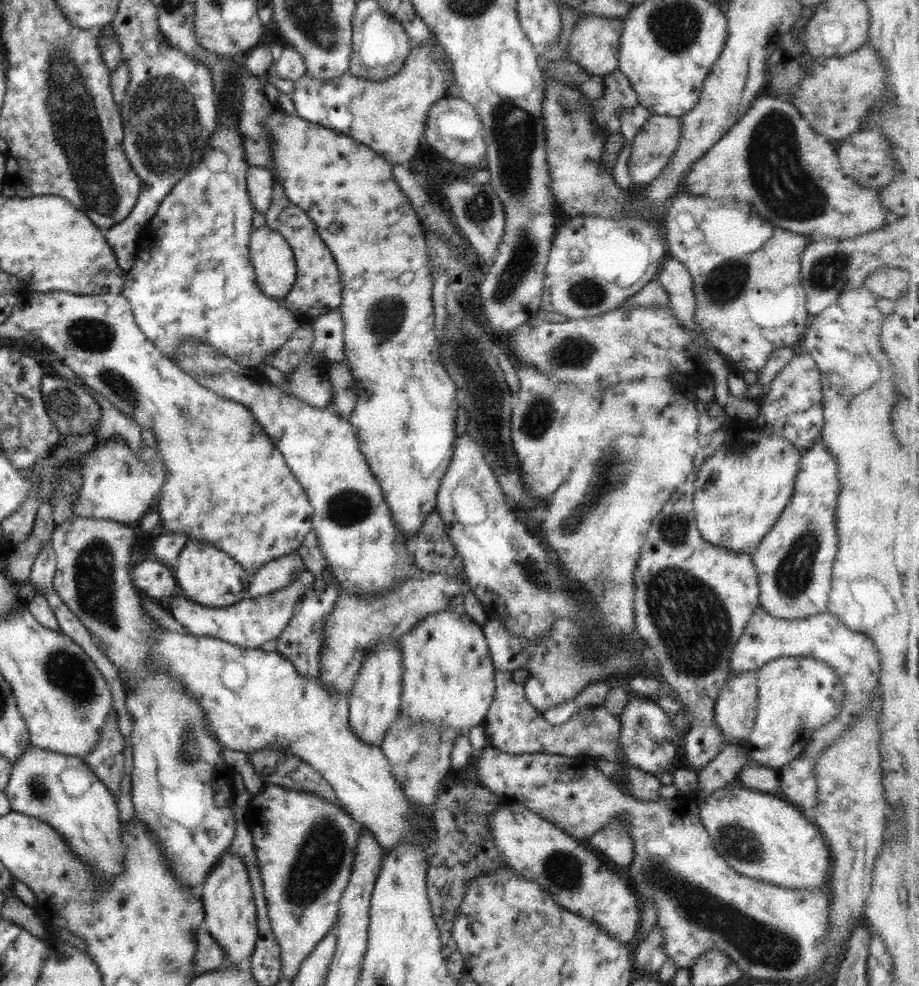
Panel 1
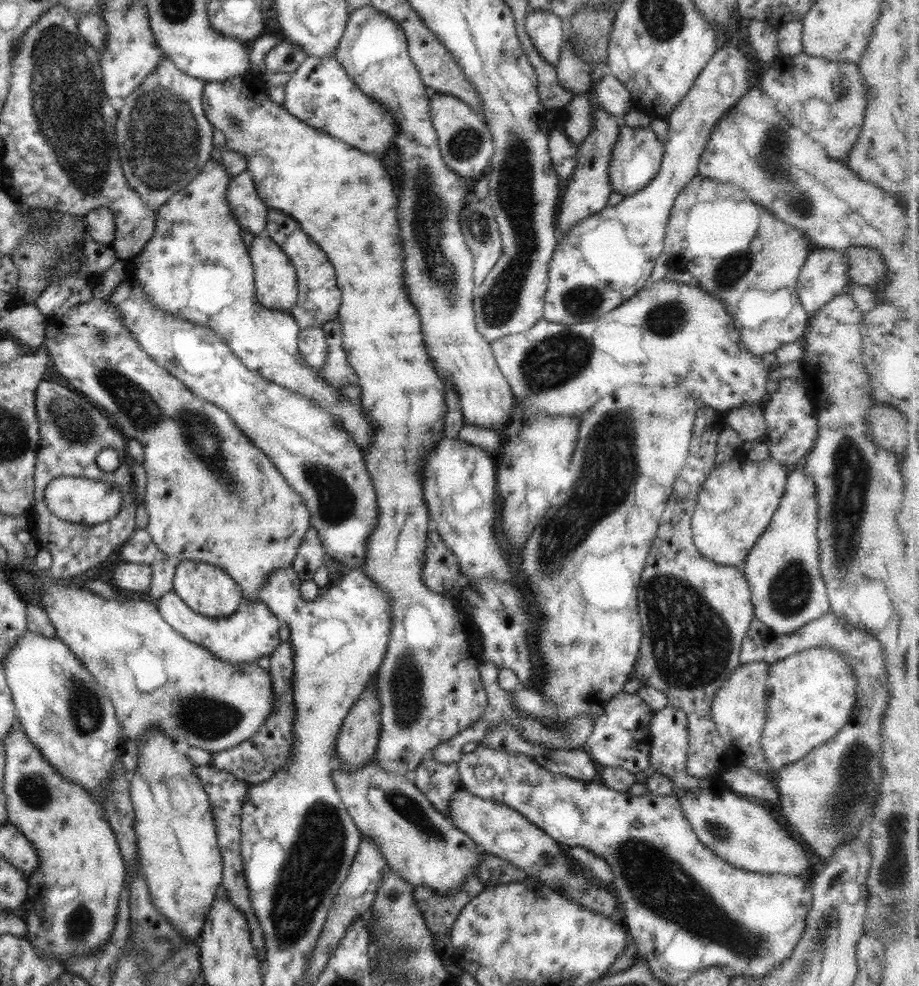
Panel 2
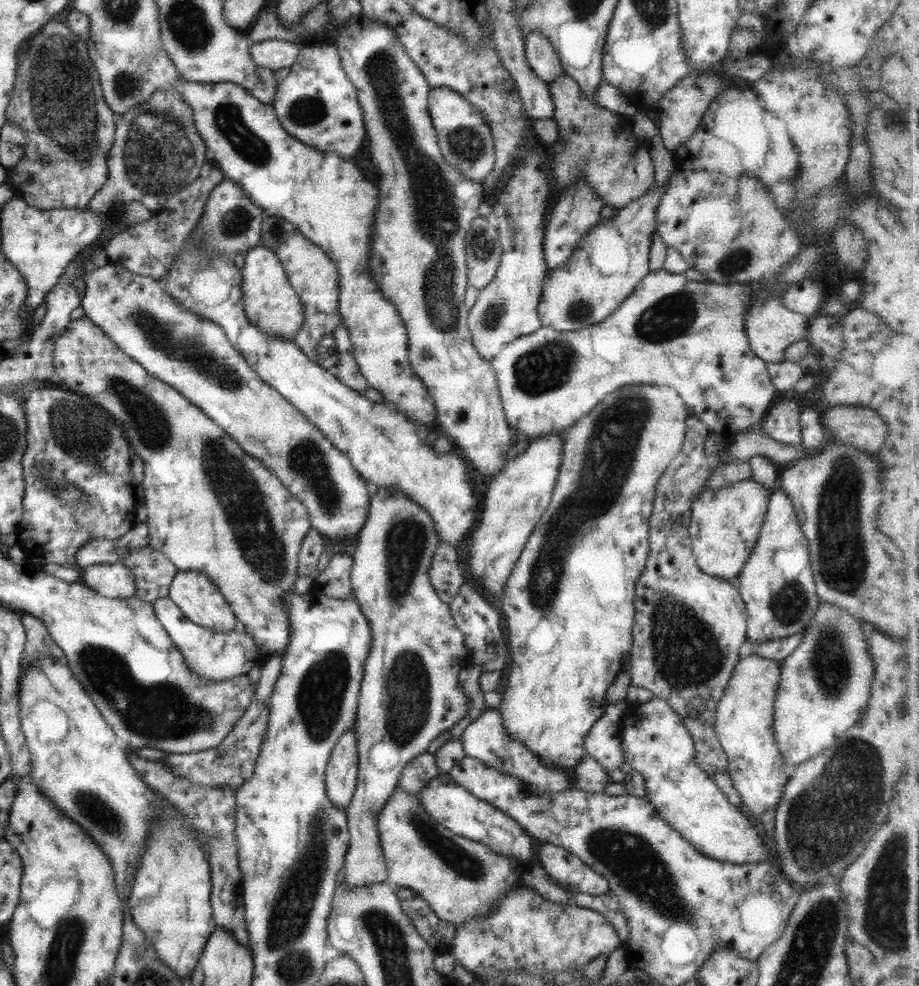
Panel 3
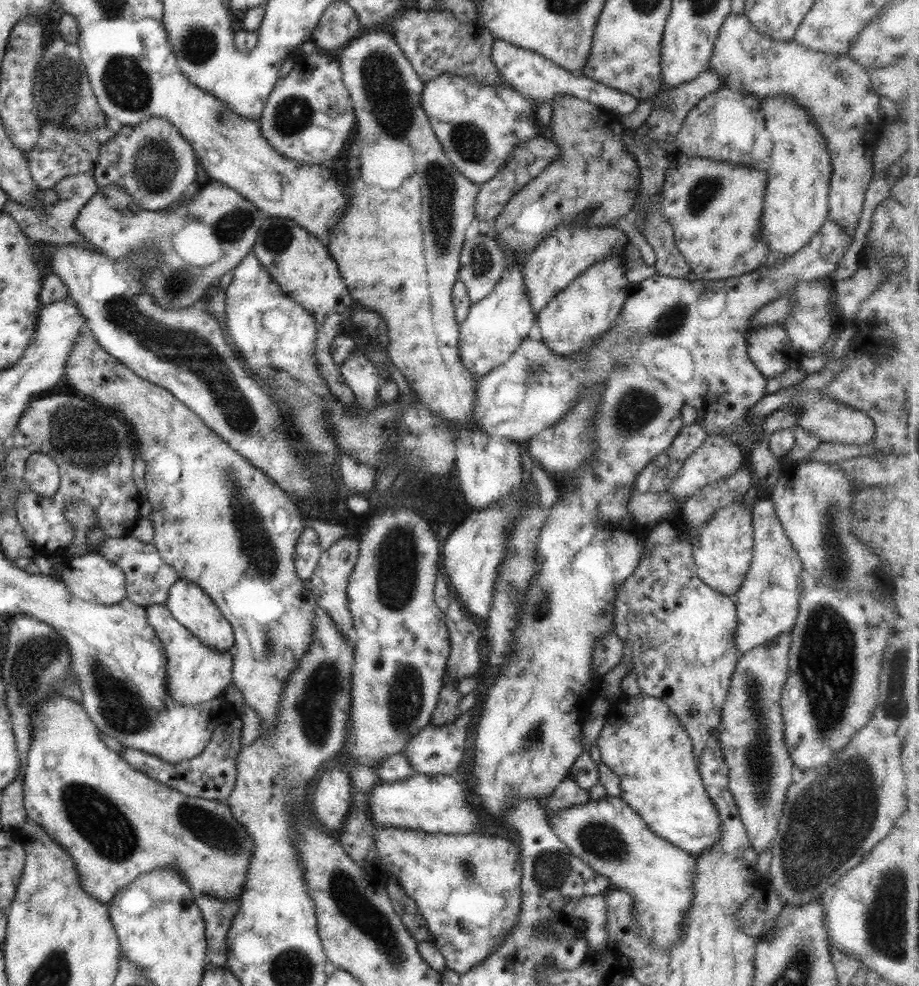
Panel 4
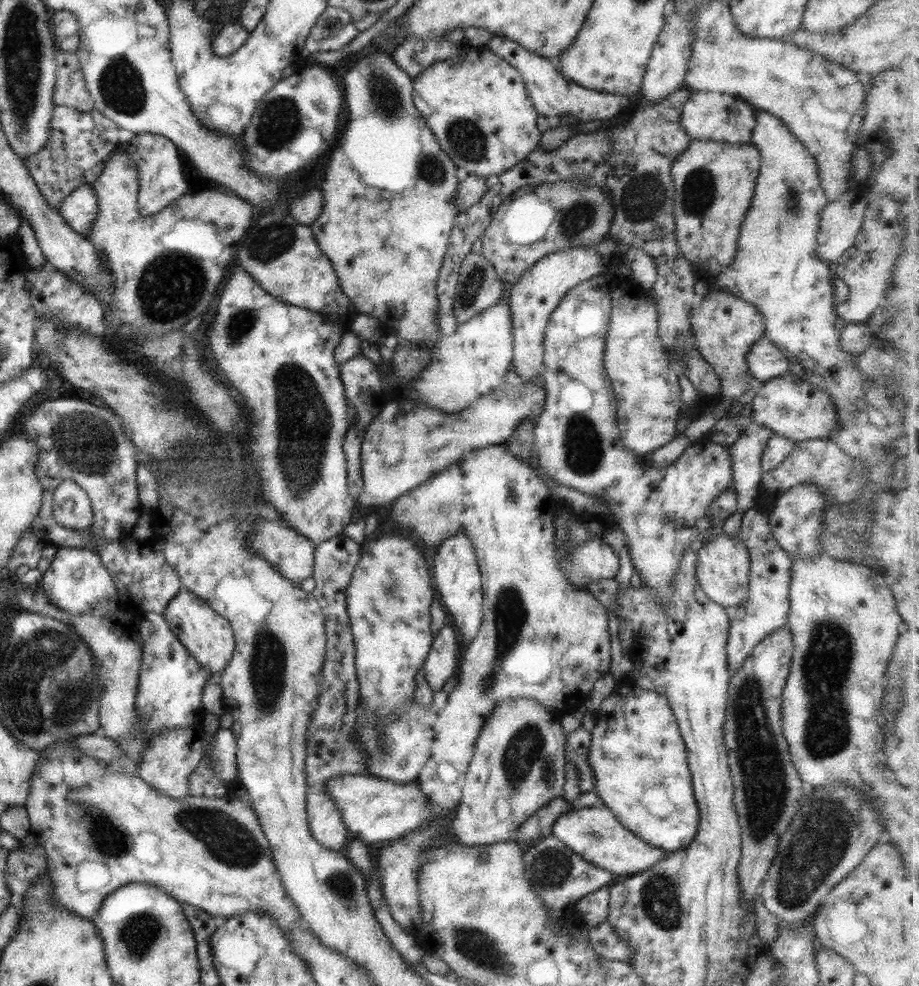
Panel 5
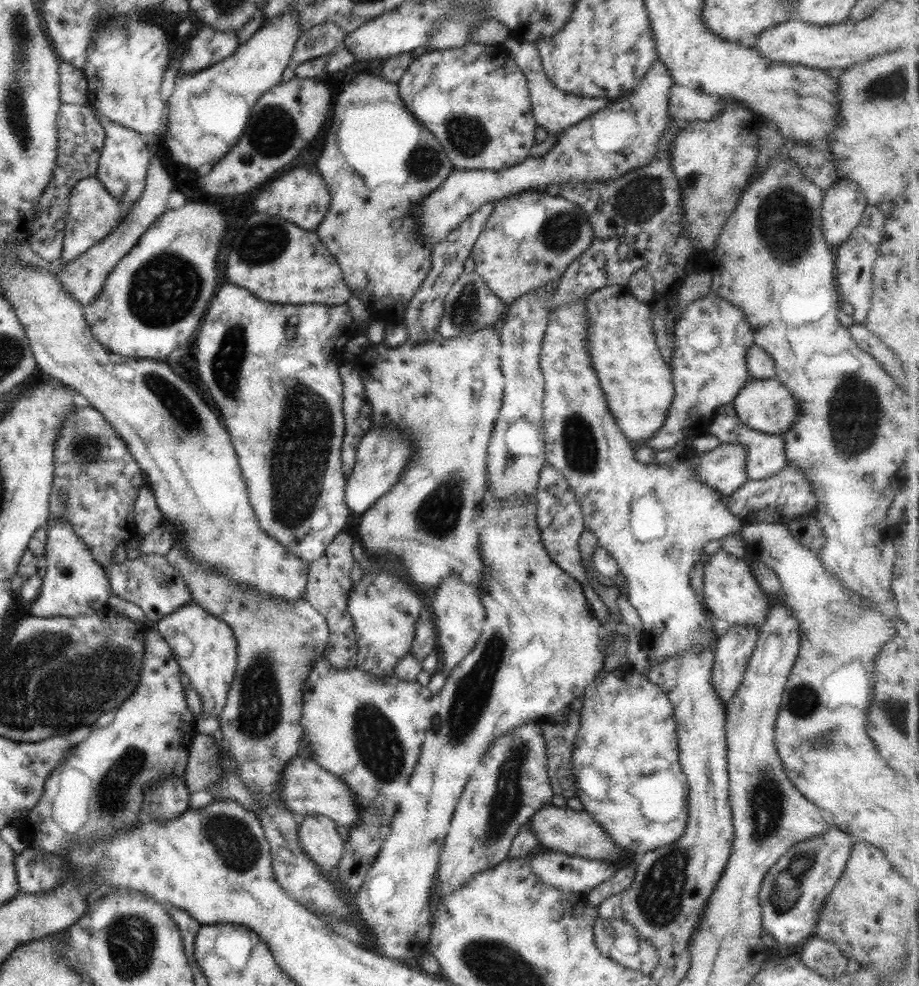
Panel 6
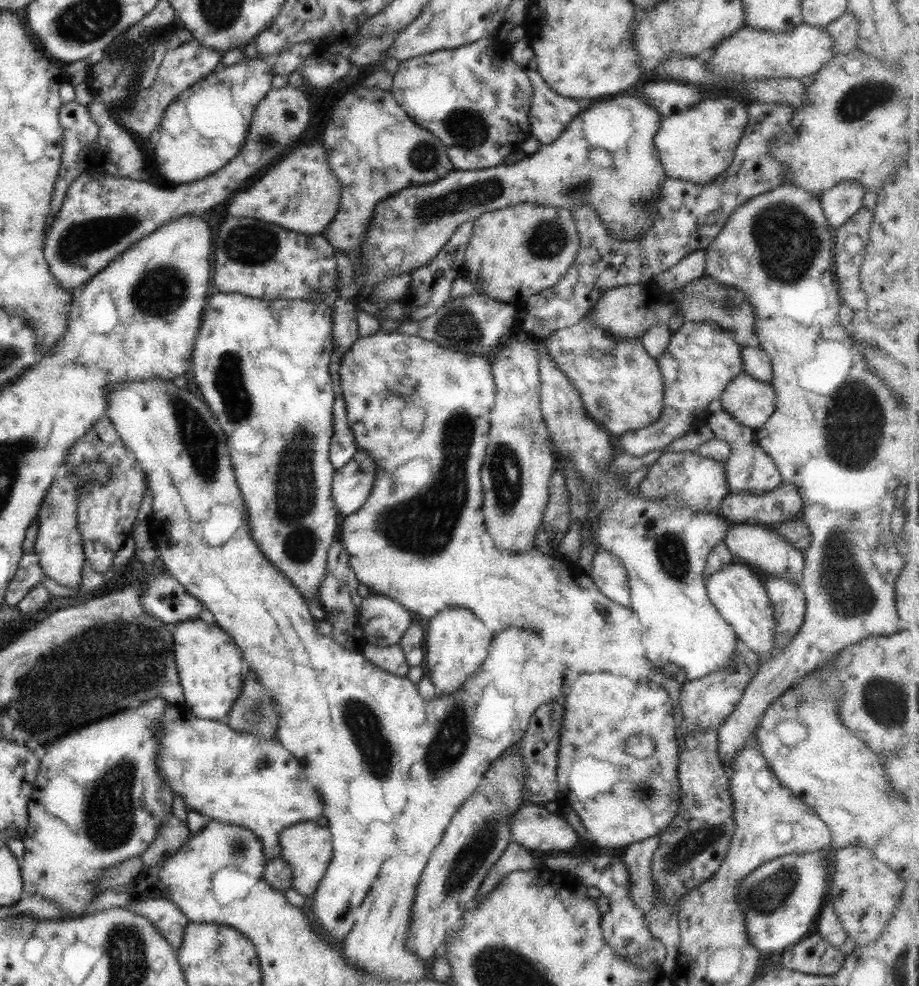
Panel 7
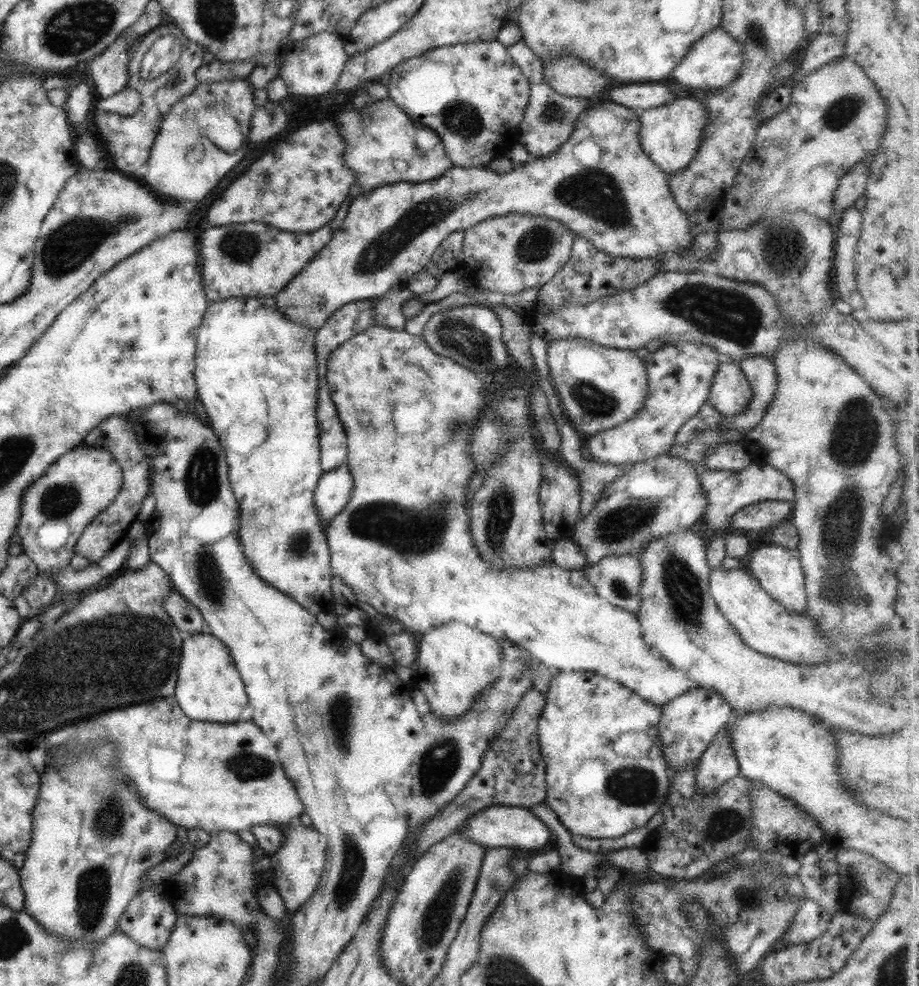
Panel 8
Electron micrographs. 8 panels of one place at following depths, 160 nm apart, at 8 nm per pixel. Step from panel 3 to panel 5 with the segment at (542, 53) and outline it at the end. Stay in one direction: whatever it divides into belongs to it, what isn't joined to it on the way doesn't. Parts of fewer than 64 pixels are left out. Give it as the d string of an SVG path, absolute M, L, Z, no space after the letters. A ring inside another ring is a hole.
M493 36L490 42L486 44L486 48L494 52L496 56L503 58L503 61L510 64L510 67L514 70L518 70L518 74L524 80L528 97L539 115L558 117L563 116L563 114L571 114L573 118L581 120L582 123L587 123L591 120L616 117L620 112L627 111L631 106L632 98L586 89L566 80L566 77L558 71L555 62L526 50L509 38Z

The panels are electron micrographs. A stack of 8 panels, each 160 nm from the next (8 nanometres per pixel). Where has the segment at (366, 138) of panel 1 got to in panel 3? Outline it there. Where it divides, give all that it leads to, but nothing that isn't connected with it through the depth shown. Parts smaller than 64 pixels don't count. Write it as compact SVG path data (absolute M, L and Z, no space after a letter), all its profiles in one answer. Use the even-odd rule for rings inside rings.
M334 45L301 46L299 57L290 67L290 73L277 84L272 104L288 135L322 152L352 158L366 140L366 127L357 90L347 78Z

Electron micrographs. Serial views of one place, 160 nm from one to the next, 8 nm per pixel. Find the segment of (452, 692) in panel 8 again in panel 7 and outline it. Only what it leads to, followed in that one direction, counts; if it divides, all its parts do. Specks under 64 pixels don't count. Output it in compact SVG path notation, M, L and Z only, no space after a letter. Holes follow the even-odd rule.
M462 607L440 611L425 624L424 673L430 677L439 694L460 689L486 660L493 634L476 614Z

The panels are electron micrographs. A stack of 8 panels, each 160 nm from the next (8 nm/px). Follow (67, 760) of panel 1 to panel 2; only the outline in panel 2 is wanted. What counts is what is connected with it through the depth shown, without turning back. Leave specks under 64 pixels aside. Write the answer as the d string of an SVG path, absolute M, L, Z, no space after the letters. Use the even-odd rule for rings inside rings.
M18 722L6 735L3 745L5 773L1 789L6 795L7 820L33 844L39 859L37 871L28 880L27 900L21 907L26 922L26 940L37 948L39 954L55 956L62 963L73 954L96 952L114 930L118 898L127 876L125 862L113 828L106 821L104 807L91 796L91 792L58 774L28 740Z

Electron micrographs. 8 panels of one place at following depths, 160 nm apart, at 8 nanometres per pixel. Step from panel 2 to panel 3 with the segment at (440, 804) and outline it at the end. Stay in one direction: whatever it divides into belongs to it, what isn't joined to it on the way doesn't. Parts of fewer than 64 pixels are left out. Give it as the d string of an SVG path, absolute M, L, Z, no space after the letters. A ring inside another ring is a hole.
M424 752L406 764L396 789L417 794L433 778L442 773L444 772L436 766L435 756Z

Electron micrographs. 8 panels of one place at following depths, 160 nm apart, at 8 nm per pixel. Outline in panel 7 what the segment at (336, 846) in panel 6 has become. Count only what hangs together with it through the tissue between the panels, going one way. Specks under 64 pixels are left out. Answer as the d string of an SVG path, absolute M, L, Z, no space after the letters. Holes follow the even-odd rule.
M300 821L288 828L283 828L278 840L281 846L281 858L288 862L294 876L291 888L305 895L309 900L316 892L333 855L330 831L323 822Z

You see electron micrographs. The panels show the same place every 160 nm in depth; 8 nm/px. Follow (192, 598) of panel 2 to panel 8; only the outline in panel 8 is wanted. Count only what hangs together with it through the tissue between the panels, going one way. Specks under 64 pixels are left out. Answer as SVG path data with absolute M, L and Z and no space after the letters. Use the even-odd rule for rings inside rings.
M206 630L184 636L181 652L174 694L181 711L188 718L199 721L234 723L240 720L248 697L229 648Z

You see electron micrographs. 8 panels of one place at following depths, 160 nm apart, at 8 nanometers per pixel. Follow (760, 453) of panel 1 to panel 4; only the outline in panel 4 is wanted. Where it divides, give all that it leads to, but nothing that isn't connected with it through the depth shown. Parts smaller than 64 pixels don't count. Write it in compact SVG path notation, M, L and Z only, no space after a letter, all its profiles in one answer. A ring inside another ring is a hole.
M743 499L723 506L706 524L698 528L700 534L693 541L692 553L698 578L712 590L730 597L740 589L753 558L752 507L742 504Z

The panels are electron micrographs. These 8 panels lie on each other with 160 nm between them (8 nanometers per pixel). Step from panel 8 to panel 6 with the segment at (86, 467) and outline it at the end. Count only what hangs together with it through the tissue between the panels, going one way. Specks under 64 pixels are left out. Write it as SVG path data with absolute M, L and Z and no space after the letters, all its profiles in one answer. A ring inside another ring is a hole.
M54 519L48 521L46 553L46 576L40 594L31 603L30 614L36 617L52 616L76 617L94 614L98 610L108 610L108 598L111 587L105 570L96 563L90 550L74 534L66 521Z

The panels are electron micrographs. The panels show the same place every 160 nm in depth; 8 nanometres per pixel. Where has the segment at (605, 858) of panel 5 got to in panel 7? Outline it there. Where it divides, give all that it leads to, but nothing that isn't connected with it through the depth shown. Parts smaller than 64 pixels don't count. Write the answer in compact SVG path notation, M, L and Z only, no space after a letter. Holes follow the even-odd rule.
M527 803L522 805L514 814L509 825L513 841L532 850L540 850L545 853L548 850L570 850L574 848L580 840L578 833L569 826L562 813L550 812L545 806Z

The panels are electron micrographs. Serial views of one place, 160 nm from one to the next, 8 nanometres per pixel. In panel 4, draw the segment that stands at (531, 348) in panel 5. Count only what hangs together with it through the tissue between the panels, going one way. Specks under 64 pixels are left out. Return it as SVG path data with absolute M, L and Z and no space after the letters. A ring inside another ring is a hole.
M562 224L561 226L559 226L557 228L557 230L555 230L553 232L553 234L549 234L535 249L534 252L532 252L532 254L529 254L529 256L524 260L523 262L523 281L524 281L524 286L526 287L527 290L527 295L528 298L530 299L530 304L533 310L533 313L536 314L536 320L537 320L537 314L550 302L553 300L553 298L559 293L562 292L562 290L564 290L566 288L566 286L568 286L570 283L574 282L576 280L576 278L578 278L587 268L590 268L590 266L592 266L593 264L598 263L607 255L609 254L609 252L617 252L617 250L621 250L620 245L622 245L622 243L624 243L624 241L626 241L626 236L624 236L624 234L622 234L622 232L618 231L616 228L607 228L607 227L589 227L588 226L571 226L570 224Z

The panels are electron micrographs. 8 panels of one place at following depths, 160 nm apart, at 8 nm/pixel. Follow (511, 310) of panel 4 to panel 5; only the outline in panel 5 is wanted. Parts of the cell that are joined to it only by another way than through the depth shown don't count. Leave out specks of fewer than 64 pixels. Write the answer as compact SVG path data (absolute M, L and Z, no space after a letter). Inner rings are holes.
M505 298L468 322L459 324L456 332L442 338L435 346L426 368L411 384L414 391L408 398L446 414L456 414L476 406L483 394L501 384L512 367L514 335L511 326L509 304Z

